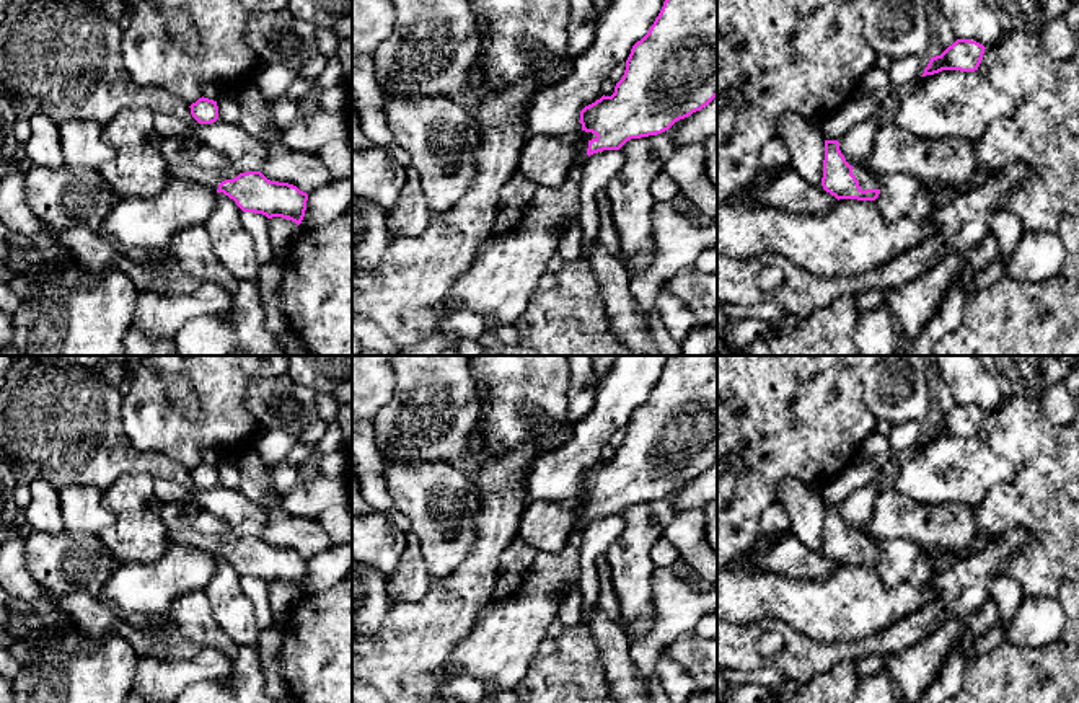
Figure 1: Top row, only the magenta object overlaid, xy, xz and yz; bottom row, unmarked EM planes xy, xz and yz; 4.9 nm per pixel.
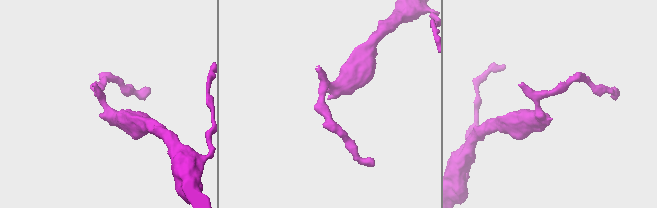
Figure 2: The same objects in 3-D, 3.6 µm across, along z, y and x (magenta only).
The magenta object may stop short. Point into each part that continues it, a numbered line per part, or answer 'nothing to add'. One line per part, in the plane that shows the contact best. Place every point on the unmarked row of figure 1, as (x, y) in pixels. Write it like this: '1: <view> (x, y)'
1: yz (867, 545)

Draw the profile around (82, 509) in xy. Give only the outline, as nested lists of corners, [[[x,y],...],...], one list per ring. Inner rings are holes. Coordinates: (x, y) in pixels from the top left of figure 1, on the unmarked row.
[[[72,484],[59,491],[64,528],[72,533],[98,535],[108,528],[114,515],[101,501],[101,489]]]

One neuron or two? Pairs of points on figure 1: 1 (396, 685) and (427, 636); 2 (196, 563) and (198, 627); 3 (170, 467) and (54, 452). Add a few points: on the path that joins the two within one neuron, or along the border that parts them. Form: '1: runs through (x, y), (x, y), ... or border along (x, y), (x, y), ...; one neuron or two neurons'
1: runs through (403, 674), (403, 661), (416, 648); one neuron
2: border along (202, 588), (180, 594), (167, 610); two neurons
3: runs through (140, 462), (110, 454), (83, 452); one neuron

